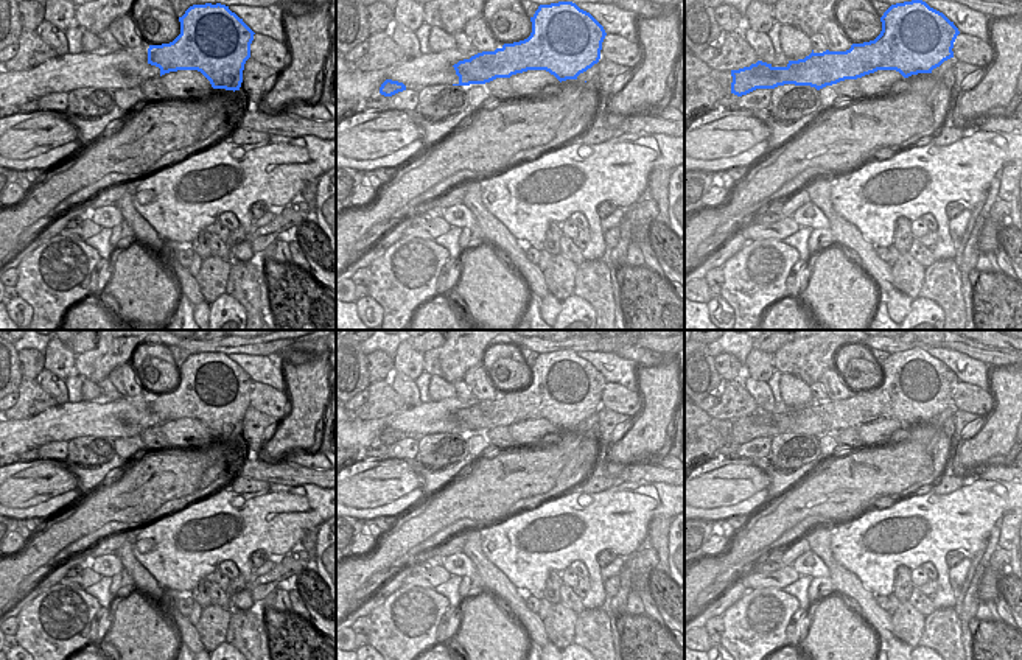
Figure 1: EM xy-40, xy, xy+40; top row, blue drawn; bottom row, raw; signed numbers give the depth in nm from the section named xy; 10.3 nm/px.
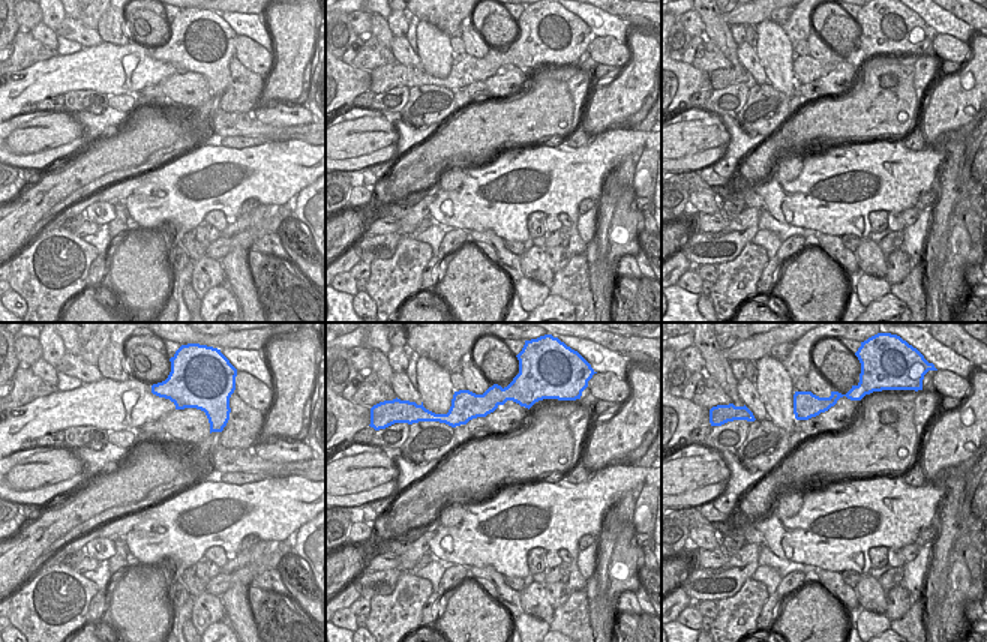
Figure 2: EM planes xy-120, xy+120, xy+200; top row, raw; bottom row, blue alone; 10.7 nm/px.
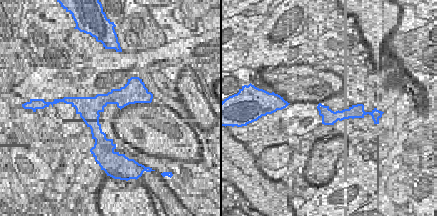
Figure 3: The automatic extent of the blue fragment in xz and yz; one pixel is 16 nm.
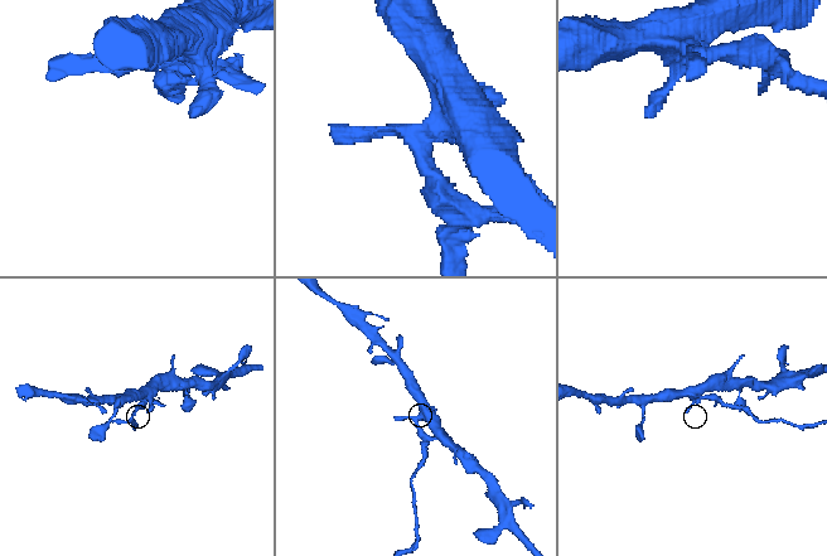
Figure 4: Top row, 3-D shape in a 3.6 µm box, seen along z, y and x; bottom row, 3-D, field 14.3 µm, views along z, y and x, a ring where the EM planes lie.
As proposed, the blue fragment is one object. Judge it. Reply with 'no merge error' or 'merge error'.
merge error

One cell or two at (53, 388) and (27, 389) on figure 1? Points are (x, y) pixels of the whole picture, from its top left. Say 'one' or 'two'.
two

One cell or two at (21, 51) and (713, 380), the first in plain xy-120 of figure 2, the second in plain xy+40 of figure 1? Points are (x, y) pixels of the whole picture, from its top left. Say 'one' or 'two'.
two

